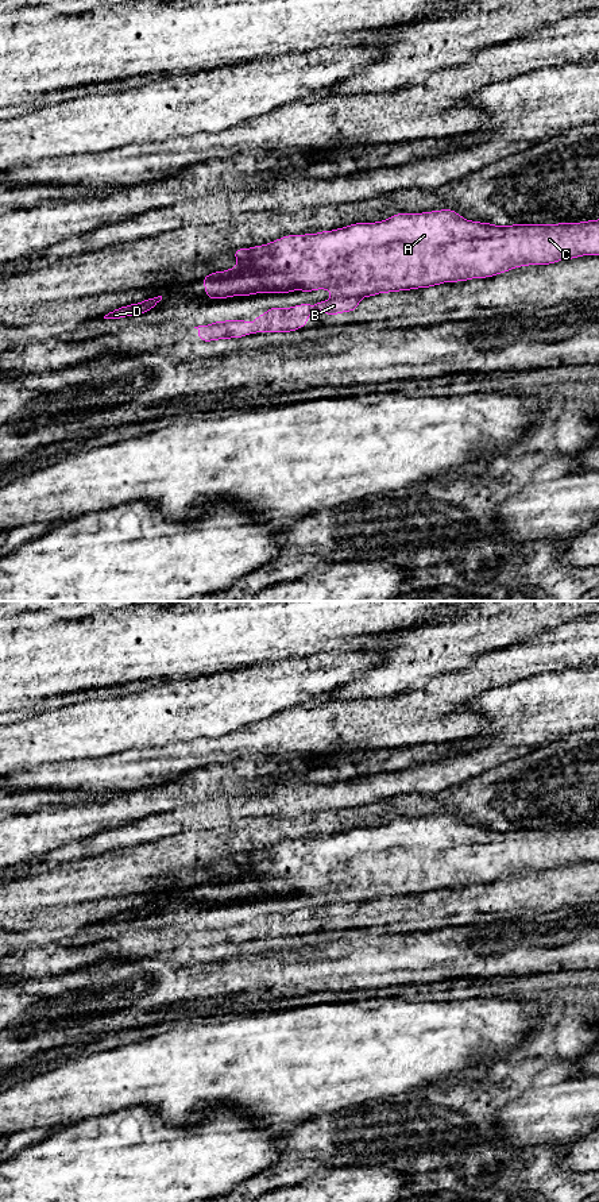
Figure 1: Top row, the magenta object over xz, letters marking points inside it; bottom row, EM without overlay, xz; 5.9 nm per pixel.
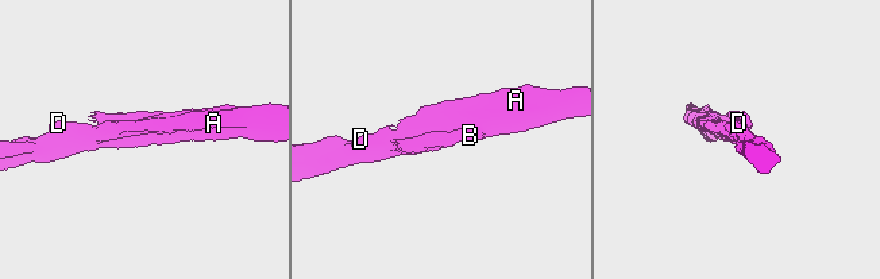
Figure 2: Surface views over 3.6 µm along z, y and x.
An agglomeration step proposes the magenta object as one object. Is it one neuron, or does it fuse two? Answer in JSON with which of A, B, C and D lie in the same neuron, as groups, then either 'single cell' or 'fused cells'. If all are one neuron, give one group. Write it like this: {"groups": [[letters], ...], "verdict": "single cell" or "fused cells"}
{"groups": [["A", "C", "D"], ["B"]], "verdict": "fused cells"}

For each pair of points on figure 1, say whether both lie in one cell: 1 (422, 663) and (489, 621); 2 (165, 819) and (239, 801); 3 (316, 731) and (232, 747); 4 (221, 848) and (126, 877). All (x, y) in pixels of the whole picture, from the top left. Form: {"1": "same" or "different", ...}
{"1": "same", "2": "same", "3": "same", "4": "same"}

